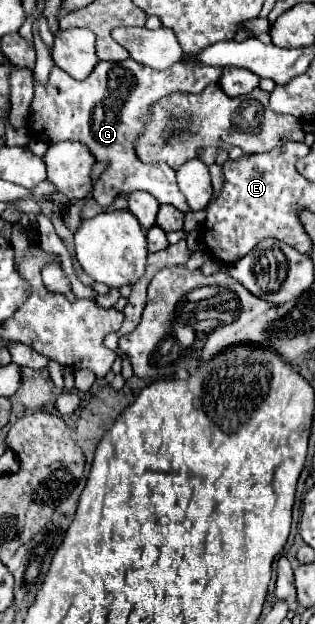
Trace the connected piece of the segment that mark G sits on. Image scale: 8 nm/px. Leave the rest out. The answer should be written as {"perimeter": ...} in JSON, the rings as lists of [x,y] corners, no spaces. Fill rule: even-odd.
{"perimeter":[[[126,59],[118,63],[98,61],[88,79],[76,81],[62,69],[54,67],[46,85],[34,79],[34,97],[28,111],[30,129],[35,138],[45,143],[60,143],[66,139],[80,141],[88,147],[96,161],[107,165],[104,174],[94,184],[93,198],[100,205],[110,205],[120,193],[148,191],[156,197],[158,203],[168,203],[188,213],[190,207],[176,185],[174,171],[166,163],[142,163],[136,157],[134,141],[138,139],[138,135],[142,135],[144,125],[150,121],[152,107],[154,103],[158,103],[160,97],[178,91],[198,93],[208,83],[216,83],[220,79],[220,71],[220,67],[188,65],[184,61],[174,63],[174,67],[170,69],[156,71],[136,63],[134,59]]]}

